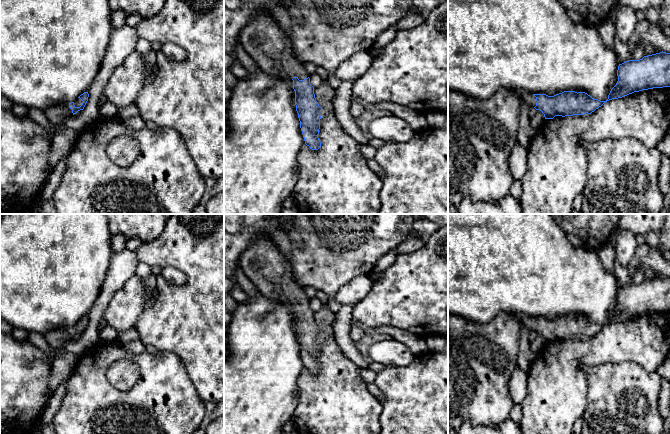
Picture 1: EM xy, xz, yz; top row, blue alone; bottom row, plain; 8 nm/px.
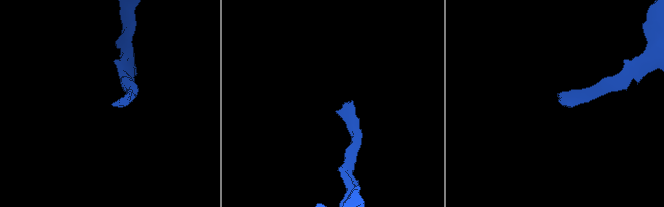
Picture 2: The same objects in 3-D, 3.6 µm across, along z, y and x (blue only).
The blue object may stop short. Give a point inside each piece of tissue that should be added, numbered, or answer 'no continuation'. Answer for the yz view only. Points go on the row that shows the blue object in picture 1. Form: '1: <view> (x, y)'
1: yz (529, 98)

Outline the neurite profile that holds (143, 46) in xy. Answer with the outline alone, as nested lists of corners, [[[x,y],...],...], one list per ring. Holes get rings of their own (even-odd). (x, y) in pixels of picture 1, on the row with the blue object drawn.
[[[139,38],[135,47],[135,51],[141,55],[147,55],[150,51],[152,51],[151,42],[144,38]]]

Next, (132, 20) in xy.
[[[131,14],[127,16],[125,25],[135,27],[141,20],[142,17],[139,14]]]

